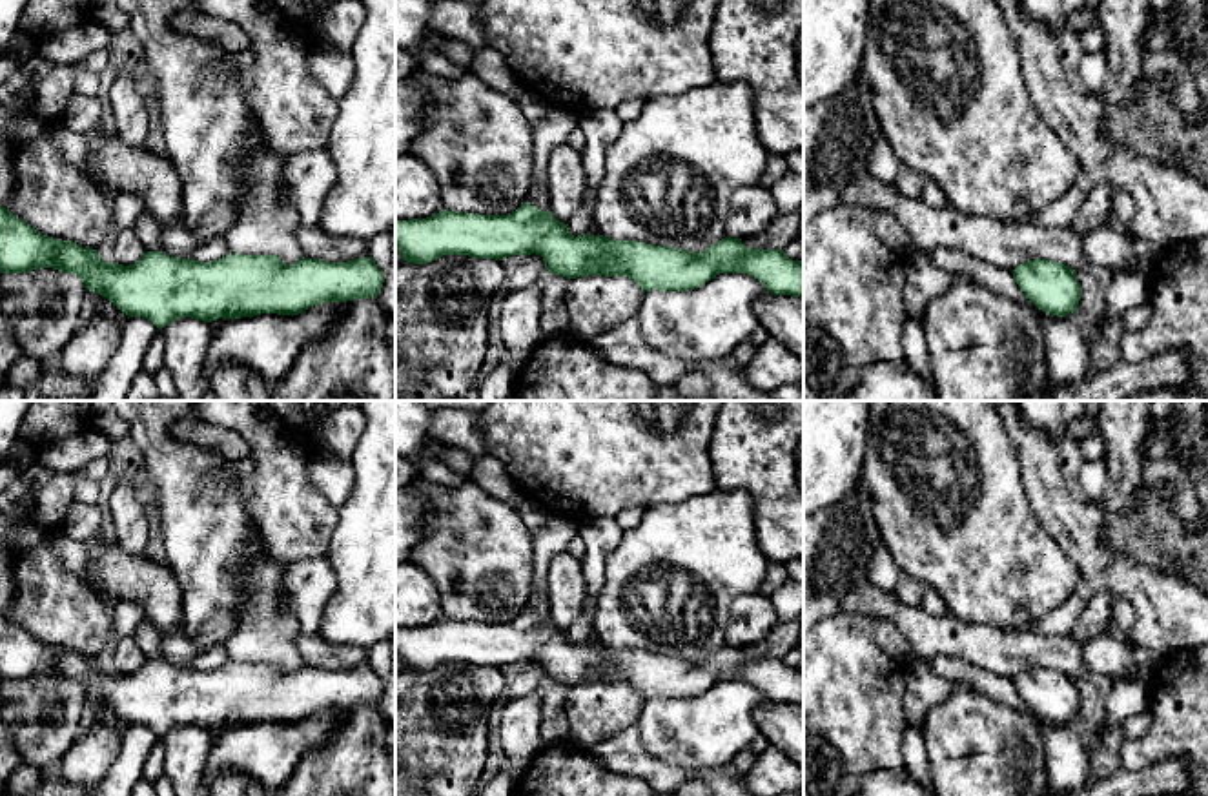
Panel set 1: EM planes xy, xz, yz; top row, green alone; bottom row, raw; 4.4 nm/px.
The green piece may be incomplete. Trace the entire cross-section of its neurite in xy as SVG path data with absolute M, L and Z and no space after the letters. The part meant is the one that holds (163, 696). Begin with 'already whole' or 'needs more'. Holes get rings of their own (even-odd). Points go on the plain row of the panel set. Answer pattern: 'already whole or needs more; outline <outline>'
already whole; outline M0 614L0 681L26 681L36 676L75 681L87 699L106 705L128 725L146 725L159 738L182 725L213 730L261 721L299 723L324 710L377 705L384 690L383 679L372 665L346 670L302 665L293 672L284 672L277 663L228 661L219 668L200 670L169 665L162 659L146 659L135 672L104 670L98 658L42 643Z

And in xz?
already whole; outline M521 612L508 623L479 623L441 617L426 627L395 628L395 656L404 670L426 672L443 663L468 663L474 667L503 668L510 663L541 663L548 681L567 687L605 683L629 685L643 701L687 699L703 694L720 681L747 681L758 687L769 701L804 705L804 668L789 667L783 658L752 658L742 647L725 645L720 650L692 661L672 654L654 654L638 648L616 648L589 639L574 645L565 630L550 617Z

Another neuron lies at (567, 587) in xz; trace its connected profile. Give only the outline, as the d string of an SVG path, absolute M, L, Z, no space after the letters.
M568 552L556 554L548 568L547 594L552 623L567 632L572 621L579 616L587 596L581 559Z

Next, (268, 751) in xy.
M324 710L299 723L261 721L233 727L215 740L202 783L210 791L220 772L239 770L273 794L306 754L328 743L344 718L343 710Z

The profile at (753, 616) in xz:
M740 594L731 605L731 617L723 628L725 643L749 647L763 641L778 623L771 596Z

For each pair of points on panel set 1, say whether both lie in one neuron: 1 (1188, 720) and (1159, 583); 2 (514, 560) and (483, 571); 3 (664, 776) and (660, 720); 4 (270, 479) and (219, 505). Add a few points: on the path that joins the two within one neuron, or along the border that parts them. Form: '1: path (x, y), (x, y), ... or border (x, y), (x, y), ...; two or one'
1: border (1188, 649), (1179, 649), (1172, 654); two
2: path (507, 560), (494, 560), (491, 563); one
3: border (636, 725), (651, 755), (680, 767), (704, 769); two
4: border (237, 479), (237, 496), (250, 527), (257, 534); two

